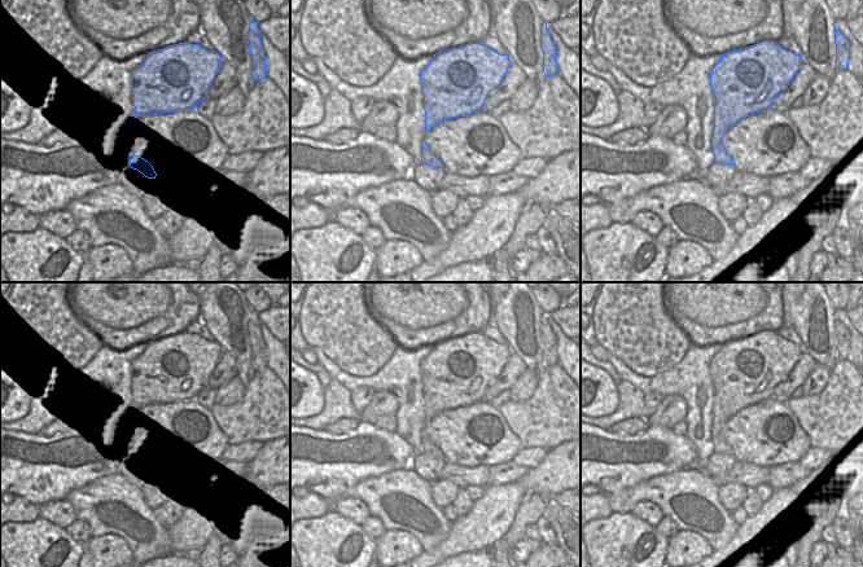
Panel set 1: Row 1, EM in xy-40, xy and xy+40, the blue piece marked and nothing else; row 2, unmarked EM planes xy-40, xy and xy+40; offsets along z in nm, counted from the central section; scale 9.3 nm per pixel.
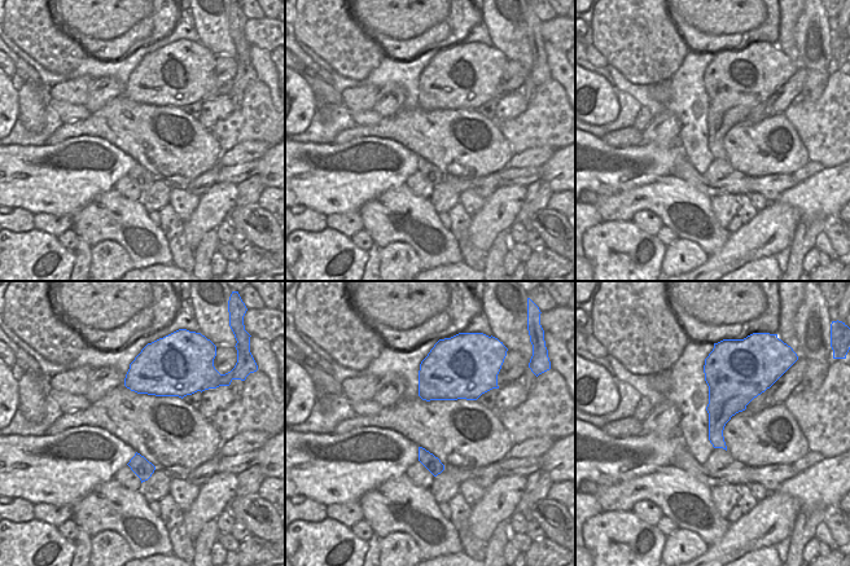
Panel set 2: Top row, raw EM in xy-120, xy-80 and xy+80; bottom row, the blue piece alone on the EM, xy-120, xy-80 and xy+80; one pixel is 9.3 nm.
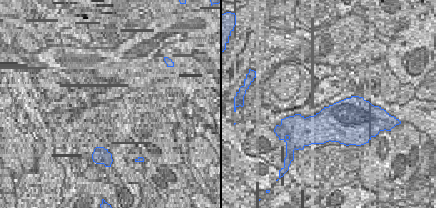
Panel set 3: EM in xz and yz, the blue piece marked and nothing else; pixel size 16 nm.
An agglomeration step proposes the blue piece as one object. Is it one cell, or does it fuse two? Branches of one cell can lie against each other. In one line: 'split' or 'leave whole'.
split

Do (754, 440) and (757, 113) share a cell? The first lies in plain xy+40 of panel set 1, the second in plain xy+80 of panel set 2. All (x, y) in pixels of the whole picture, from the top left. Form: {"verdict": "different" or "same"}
{"verdict": "different"}

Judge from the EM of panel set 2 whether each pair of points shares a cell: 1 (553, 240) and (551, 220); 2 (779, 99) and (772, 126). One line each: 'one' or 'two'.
1: one
2: two

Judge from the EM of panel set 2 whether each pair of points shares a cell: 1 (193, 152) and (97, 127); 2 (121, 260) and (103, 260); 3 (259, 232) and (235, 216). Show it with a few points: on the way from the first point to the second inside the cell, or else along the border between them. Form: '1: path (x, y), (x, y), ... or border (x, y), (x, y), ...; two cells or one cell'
1: path (170, 154), (143, 131), (121, 131); one cell
2: path (117, 260), (106, 260); one cell
3: path (253, 228), (241, 219); one cell

